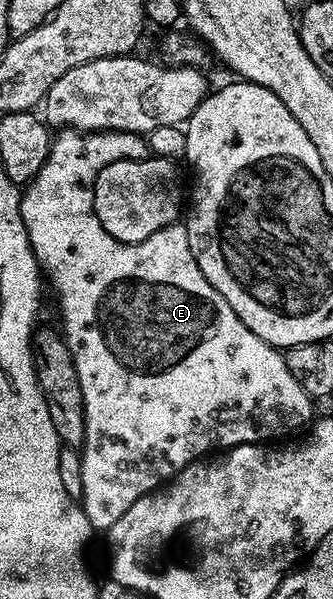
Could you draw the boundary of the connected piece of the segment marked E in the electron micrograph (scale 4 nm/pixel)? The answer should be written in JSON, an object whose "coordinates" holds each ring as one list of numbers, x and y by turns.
{"coordinates":[[60,129,52,137,51,151,47,159,41,164,37,176,27,183,19,200,21,220,29,236,31,253,39,261,40,271,45,275,46,281,47,278,51,281,51,286,55,289,56,296,59,297,59,314,63,317,61,333,73,356,73,364,77,368,77,380,81,384,81,400,83,401,83,444,81,447,83,497,81,505,92,531,95,532,105,532,110,526,117,524,117,520,121,520,121,516,125,516,125,512,129,512,129,508,141,496,170,482,190,462,198,462,212,452,226,452,232,446,254,446,267,444,272,440,286,439,283,438,286,434,299,429,302,431,316,417,316,403,307,395,305,388,297,384,297,376,289,372,283,354,265,340,261,340,261,336,253,336,253,332,249,332,249,328,245,328,245,324,237,320,237,312,233,312,233,308,225,304,225,296,221,296,221,292,217,292,217,288,213,288,209,280,205,280,189,248,186,225,166,226,161,228,161,232,153,232,149,240,141,240,137,244,113,240,113,236,109,236,109,232,101,228,101,220,97,220,97,212,93,204,93,184,97,180,97,172,101,172,101,168,105,168,110,162,116,162,122,158,148,157,147,142,148,139,144,135,120,130,84,132]]}

